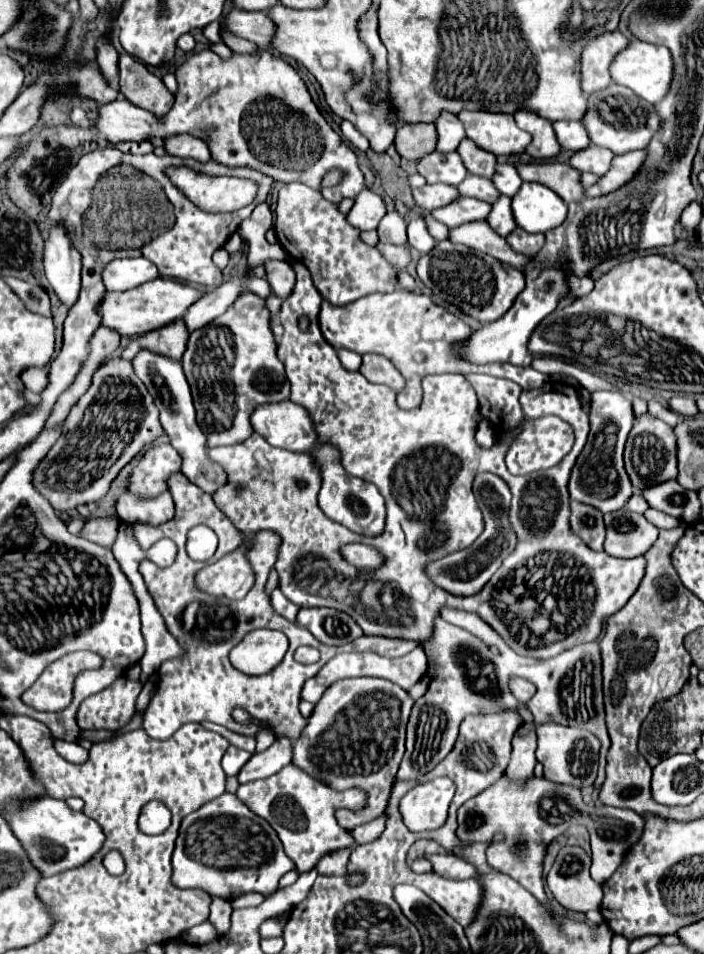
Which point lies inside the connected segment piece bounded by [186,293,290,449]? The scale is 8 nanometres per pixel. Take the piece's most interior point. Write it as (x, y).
(256, 374)

